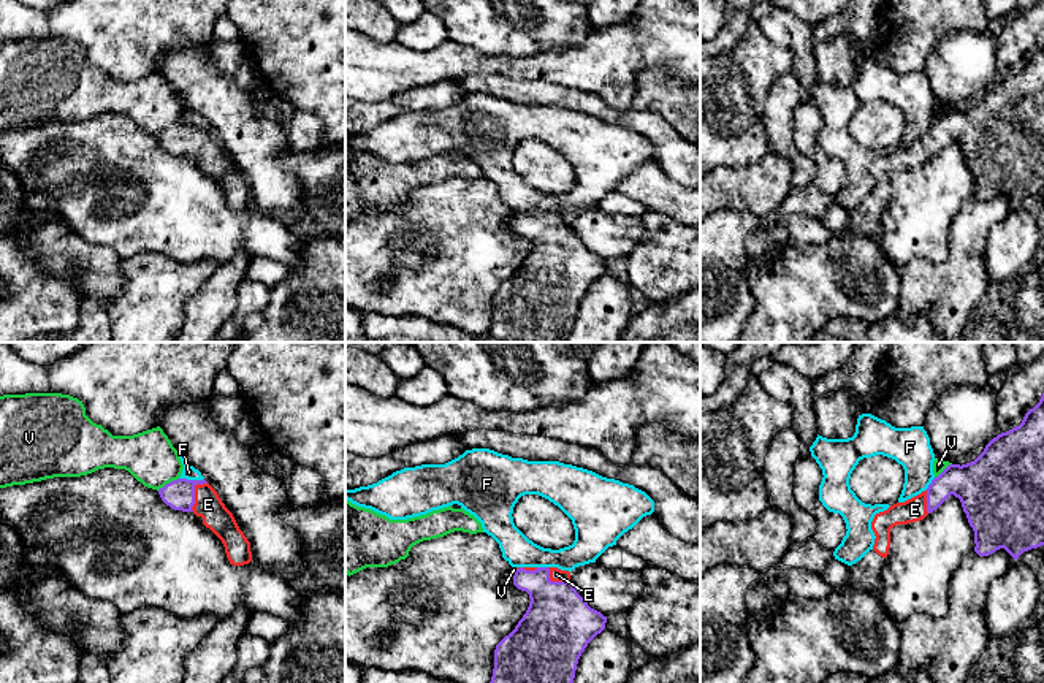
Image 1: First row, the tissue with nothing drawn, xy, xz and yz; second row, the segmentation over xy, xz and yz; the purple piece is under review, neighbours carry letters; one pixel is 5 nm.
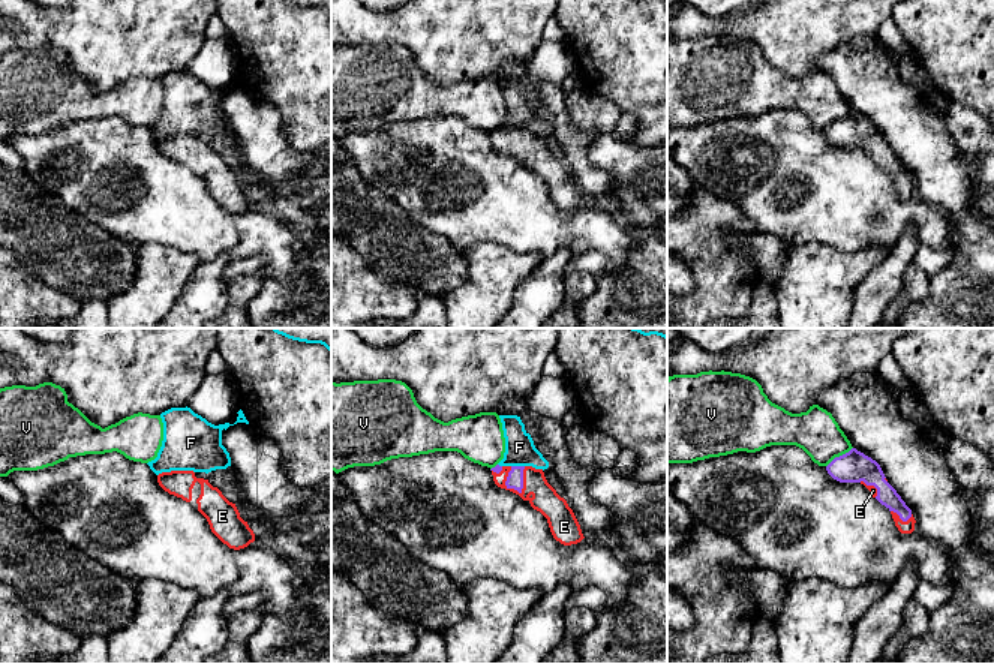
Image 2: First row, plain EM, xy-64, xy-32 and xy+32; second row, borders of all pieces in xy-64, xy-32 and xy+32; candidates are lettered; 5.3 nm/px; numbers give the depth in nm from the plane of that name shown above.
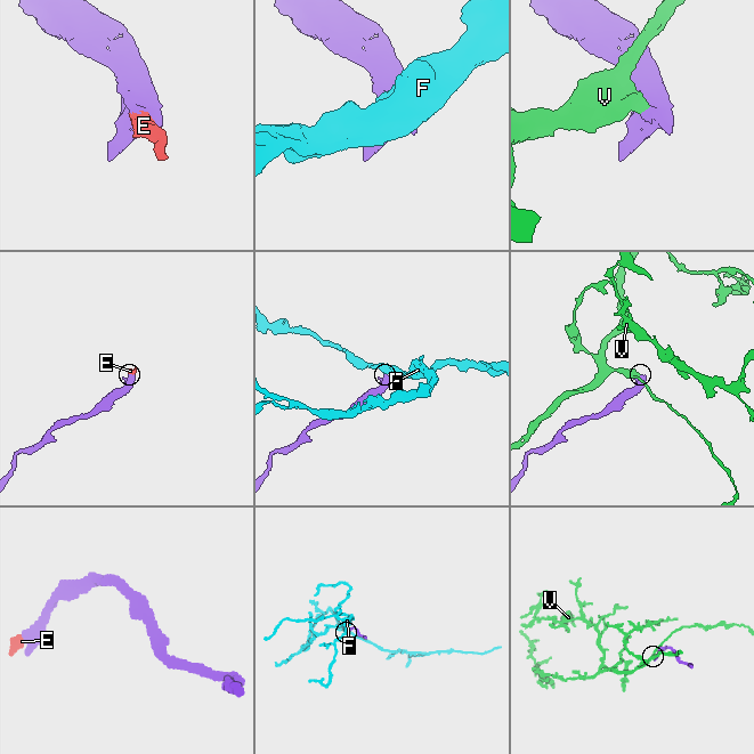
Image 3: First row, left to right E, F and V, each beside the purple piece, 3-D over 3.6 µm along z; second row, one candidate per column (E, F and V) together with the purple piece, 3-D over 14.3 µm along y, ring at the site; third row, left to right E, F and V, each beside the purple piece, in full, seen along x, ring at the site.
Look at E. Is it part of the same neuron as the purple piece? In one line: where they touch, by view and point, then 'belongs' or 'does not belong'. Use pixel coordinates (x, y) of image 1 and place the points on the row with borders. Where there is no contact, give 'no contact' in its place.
xy (194, 493) | belongs

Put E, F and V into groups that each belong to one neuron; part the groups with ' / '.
E / F / V

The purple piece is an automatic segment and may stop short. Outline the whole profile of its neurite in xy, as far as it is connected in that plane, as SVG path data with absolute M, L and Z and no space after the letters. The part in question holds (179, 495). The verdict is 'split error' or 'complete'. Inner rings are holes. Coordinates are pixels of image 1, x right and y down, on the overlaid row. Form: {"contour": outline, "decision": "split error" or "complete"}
{"contour": "M204 479L173 480L160 488L158 494L171 509L201 517L203 525L222 540L230 564L244 566L252 561L250 542L217 491Z", "decision": "split error"}

